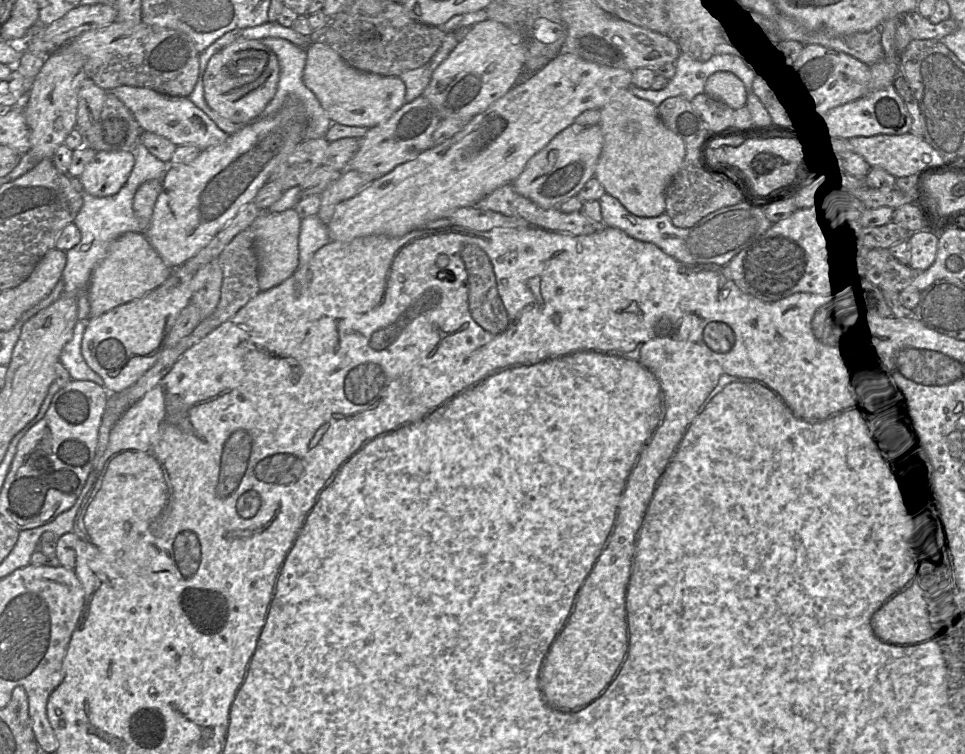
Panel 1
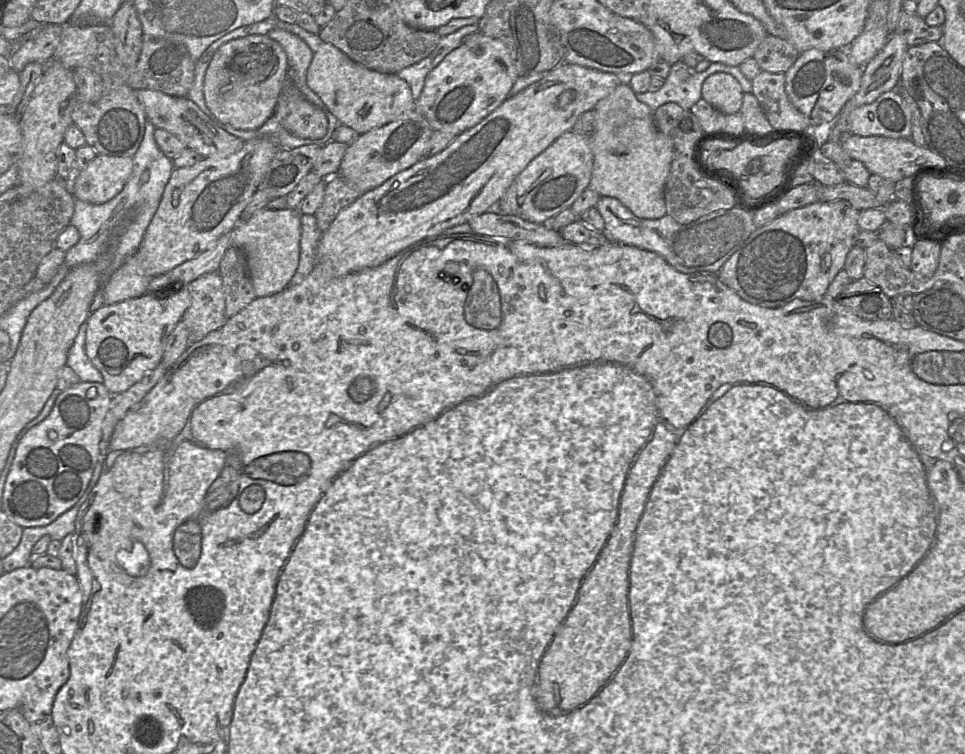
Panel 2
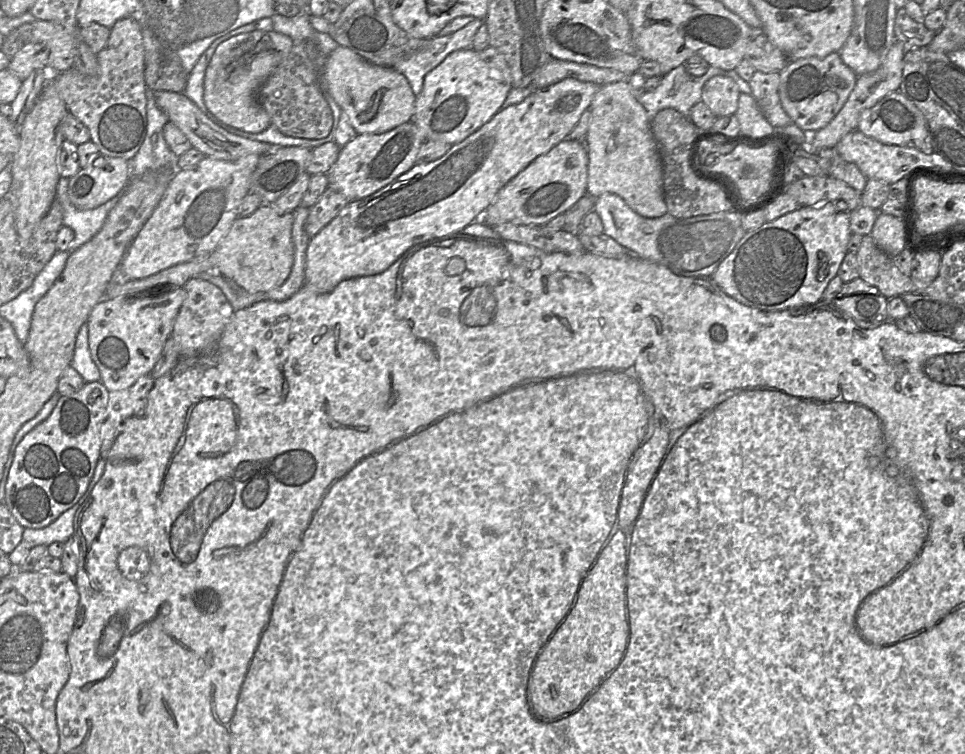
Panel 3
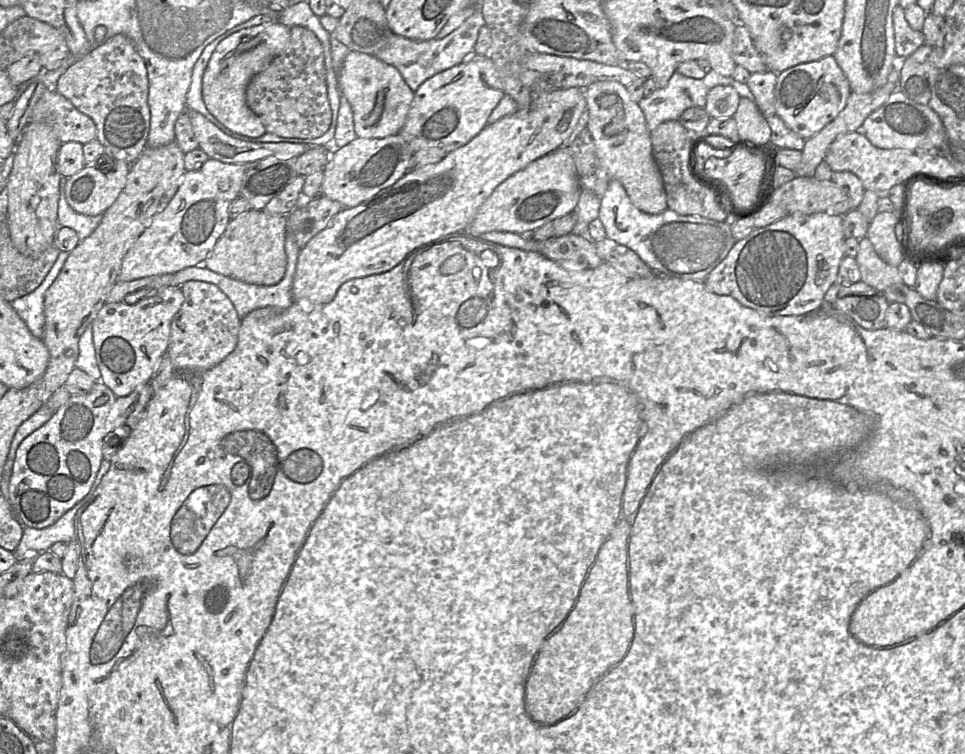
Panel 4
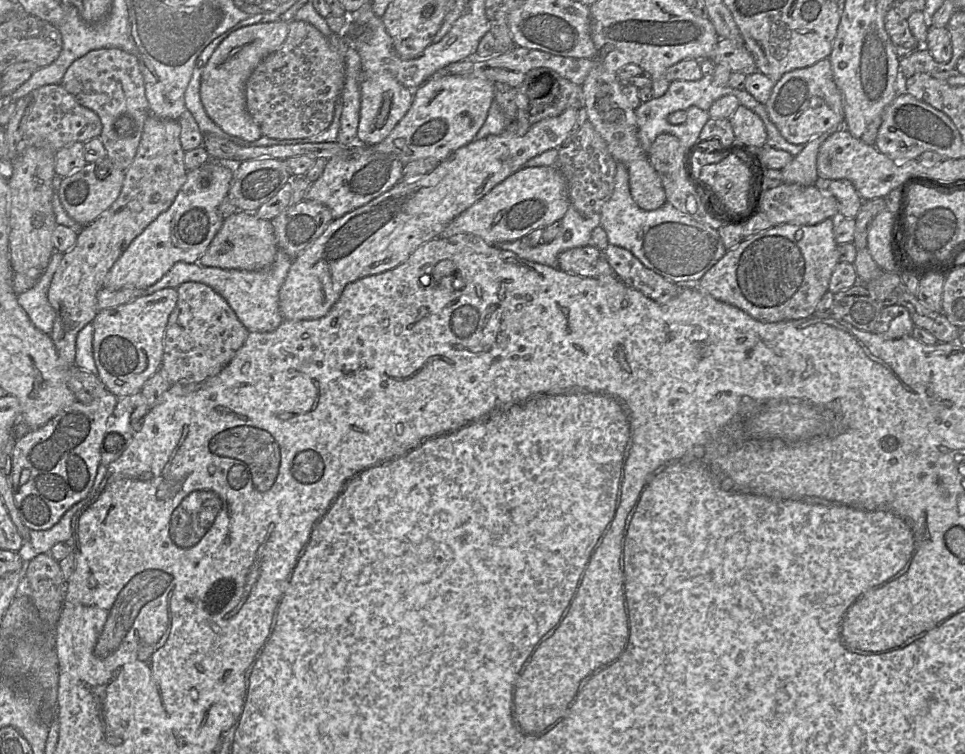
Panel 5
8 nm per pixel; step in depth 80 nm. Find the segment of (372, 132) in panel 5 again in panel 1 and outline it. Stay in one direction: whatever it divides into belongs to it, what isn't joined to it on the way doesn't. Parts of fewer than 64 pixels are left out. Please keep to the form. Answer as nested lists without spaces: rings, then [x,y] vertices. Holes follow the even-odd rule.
[[[312,43],[306,51],[303,82],[315,94],[333,122],[371,128],[386,121],[405,104],[406,86],[399,76],[382,76],[358,70],[347,64],[336,51],[325,44]]]

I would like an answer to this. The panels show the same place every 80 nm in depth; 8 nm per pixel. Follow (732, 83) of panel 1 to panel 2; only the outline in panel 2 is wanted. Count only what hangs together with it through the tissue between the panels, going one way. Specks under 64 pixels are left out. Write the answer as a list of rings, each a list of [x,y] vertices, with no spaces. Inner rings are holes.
[[[717,72],[702,84],[702,98],[724,115],[740,112],[744,91],[731,74]]]

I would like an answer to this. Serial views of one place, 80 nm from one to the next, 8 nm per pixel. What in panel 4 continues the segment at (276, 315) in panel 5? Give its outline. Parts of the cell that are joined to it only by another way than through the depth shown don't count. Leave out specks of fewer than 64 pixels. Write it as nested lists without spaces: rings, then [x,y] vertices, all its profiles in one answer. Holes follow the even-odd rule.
[[[286,232],[286,241],[285,241],[285,252],[287,255],[287,266],[283,278],[275,285],[271,286],[261,286],[245,283],[240,280],[236,280],[222,274],[213,272],[203,265],[197,265],[192,267],[184,268],[173,274],[173,283],[170,286],[180,287],[187,281],[196,280],[196,281],[205,281],[216,285],[231,301],[234,306],[238,316],[242,319],[249,312],[263,307],[273,307],[277,309],[287,309],[293,304],[293,298],[291,295],[292,283],[296,271],[296,265],[298,261],[298,256],[301,248],[296,244],[292,234]]]

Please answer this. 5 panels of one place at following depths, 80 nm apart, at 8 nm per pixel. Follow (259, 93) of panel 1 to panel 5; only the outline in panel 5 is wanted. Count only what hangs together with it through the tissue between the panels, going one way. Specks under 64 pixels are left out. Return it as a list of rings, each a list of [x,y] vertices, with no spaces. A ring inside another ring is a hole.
[[[280,20],[245,26],[225,38],[210,57],[202,73],[201,102],[208,116],[227,134],[246,142],[263,136],[246,109],[246,83],[258,64],[283,45],[288,33],[289,22]]]

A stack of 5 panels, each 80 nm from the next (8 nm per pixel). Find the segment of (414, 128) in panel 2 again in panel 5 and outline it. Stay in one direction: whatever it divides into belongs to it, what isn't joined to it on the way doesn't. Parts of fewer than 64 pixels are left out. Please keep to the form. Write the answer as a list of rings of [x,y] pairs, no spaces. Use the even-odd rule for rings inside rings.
[[[345,145],[346,150],[326,161],[321,176],[311,183],[305,200],[327,206],[333,219],[340,218],[396,185],[403,175],[404,164],[394,155],[376,151],[373,145]]]

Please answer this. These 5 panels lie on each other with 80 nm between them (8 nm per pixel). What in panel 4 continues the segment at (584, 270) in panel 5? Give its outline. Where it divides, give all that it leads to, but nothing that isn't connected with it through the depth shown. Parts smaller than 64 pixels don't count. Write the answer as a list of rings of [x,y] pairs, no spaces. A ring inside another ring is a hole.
[[[572,232],[541,241],[539,252],[545,257],[572,269],[592,269],[603,262],[596,251],[594,241],[586,235]]]

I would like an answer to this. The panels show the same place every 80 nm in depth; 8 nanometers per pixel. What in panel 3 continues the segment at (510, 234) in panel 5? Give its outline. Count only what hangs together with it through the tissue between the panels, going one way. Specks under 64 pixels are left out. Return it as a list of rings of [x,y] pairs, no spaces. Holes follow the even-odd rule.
[[[565,138],[508,181],[479,220],[491,227],[504,222],[545,225],[587,194],[587,182],[588,153],[584,139]]]

